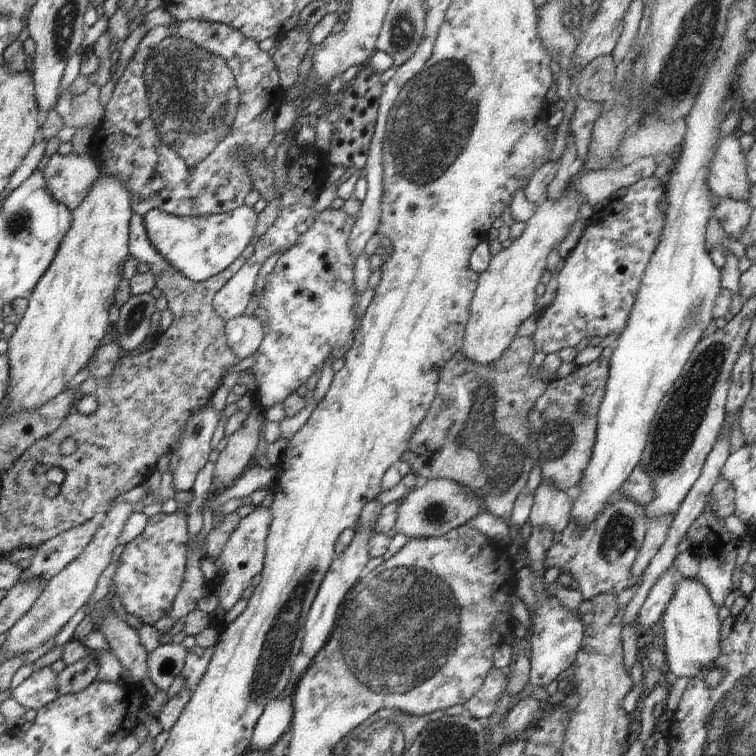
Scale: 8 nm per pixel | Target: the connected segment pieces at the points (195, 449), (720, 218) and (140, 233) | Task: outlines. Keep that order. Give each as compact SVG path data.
M210 401L188 419L181 443L175 450L180 456L172 473L172 486L176 492L190 491L196 486L196 474L204 468L213 450L210 441L219 420Z
M720 199L713 210L712 217L722 228L723 236L739 240L744 234L746 226L750 224L750 215L754 204L748 201L733 201L732 199Z
M134 213L130 217L130 240L129 240L129 255L139 261L139 263L149 264L153 275L159 275L164 272L169 266L169 262L152 246L149 241L143 216L139 213Z

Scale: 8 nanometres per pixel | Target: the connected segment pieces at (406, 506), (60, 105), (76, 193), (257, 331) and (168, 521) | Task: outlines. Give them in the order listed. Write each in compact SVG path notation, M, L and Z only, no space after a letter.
M428 479L425 485L405 494L395 529L411 539L444 536L484 512L482 497L450 479Z
M95 84L82 94L65 92L59 96L54 109L63 118L65 126L77 129L92 124L96 128L105 111L98 102L98 94L100 88Z
M54 153L43 170L50 194L71 211L86 198L99 168L92 154L85 155Z
M260 314L240 315L225 322L228 346L239 360L252 356L260 346L264 336L264 321Z
M182 511L157 513L148 517L148 524L132 542L129 542L118 561L109 595L120 598L128 615L136 615L142 623L154 626L171 611L185 572L188 544L186 515Z

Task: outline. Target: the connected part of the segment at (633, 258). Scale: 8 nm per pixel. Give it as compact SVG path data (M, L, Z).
M640 179L627 188L627 193L620 200L610 201L601 212L594 213L575 247L564 258L564 266L556 276L558 288L554 302L542 310L538 317L537 329L532 336L535 353L557 354L563 348L576 346L583 338L598 335L605 337L623 331L646 265L658 246L665 221L664 213L658 210L658 202L664 193L665 179Z

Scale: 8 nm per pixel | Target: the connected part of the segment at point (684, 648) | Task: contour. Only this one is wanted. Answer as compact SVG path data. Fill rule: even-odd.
M681 578L675 595L661 616L664 628L665 658L670 671L676 676L695 677L701 670L710 670L721 653L718 607L710 598L708 589L698 578Z

